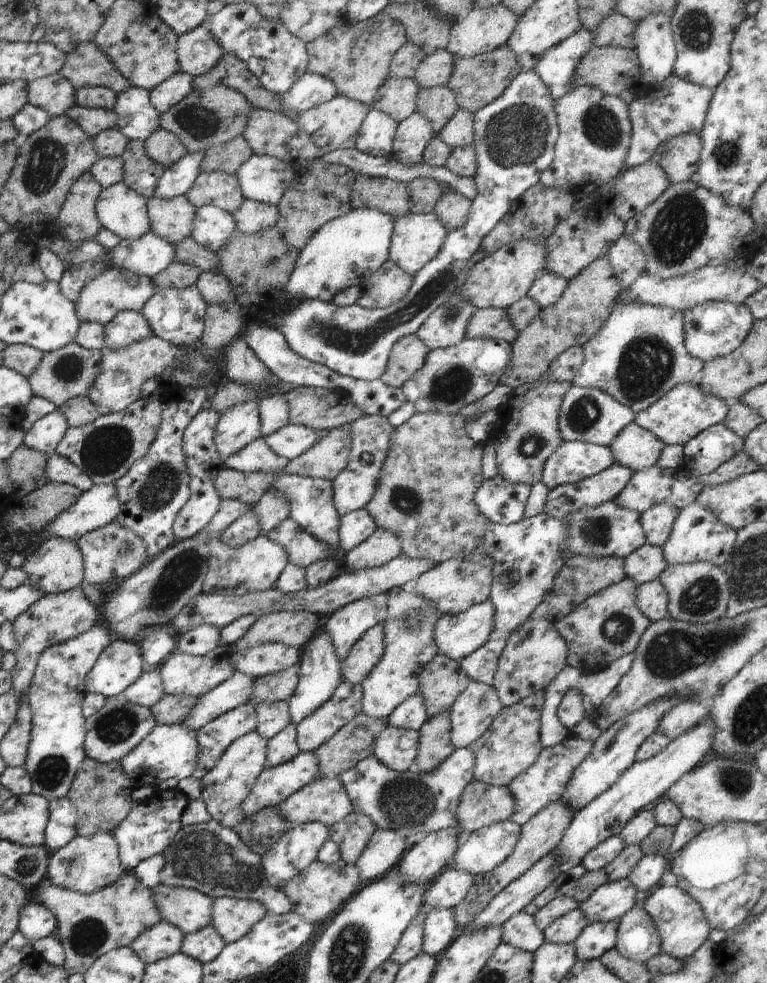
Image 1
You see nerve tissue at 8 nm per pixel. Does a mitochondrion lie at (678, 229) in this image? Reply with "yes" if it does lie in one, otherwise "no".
yes

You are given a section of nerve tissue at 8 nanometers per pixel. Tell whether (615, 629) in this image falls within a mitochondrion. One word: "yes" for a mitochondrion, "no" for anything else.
yes

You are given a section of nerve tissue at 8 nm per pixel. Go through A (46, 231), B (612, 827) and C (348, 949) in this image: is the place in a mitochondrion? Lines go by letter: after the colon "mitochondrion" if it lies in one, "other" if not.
A: other
B: other
C: mitochondrion

